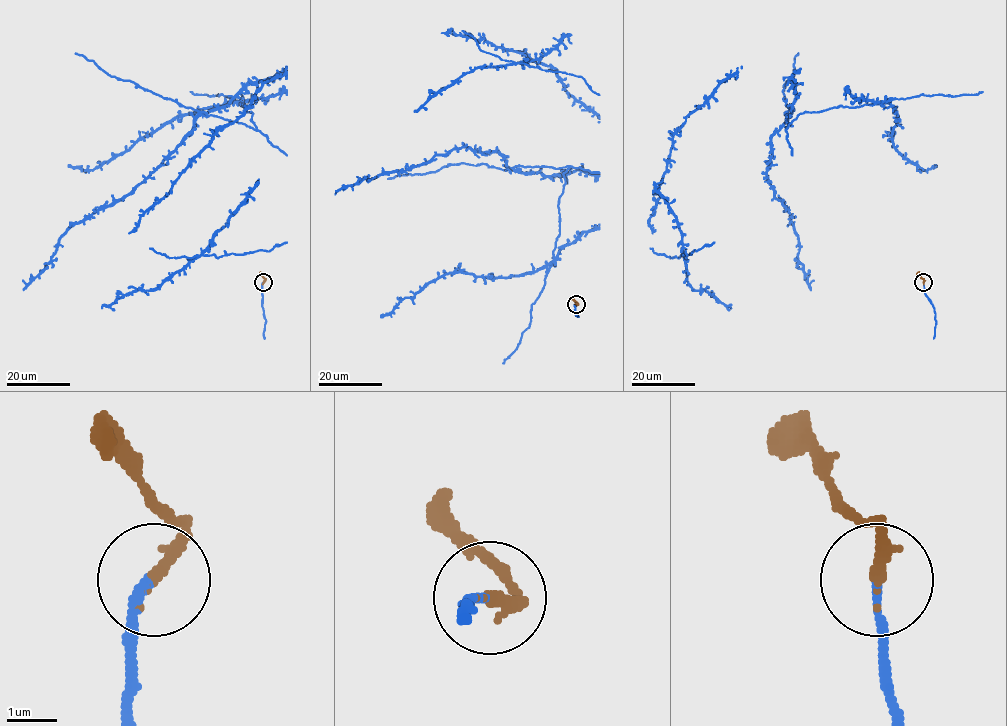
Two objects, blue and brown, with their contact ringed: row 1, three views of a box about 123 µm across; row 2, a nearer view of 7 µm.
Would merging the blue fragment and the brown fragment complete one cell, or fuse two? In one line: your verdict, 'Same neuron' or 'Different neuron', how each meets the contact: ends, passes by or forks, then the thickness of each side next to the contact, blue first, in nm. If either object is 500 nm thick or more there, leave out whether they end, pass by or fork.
Same neuron. At the ring blue ends. At the ring brown ends. Thickness 170 nm (blue) against 260 nm

